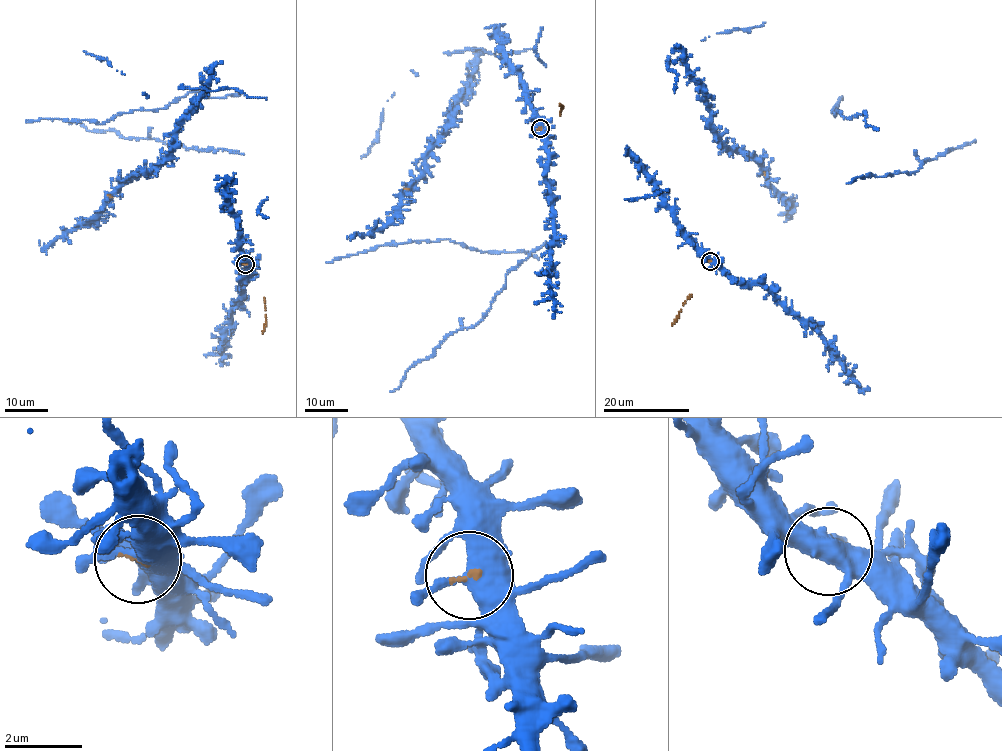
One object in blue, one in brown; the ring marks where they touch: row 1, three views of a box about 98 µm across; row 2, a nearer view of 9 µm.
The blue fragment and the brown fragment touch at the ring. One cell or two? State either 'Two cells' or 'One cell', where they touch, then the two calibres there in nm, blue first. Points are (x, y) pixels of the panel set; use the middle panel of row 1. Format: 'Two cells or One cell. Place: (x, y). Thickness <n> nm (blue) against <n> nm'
One cell. Place: (540, 128). Thickness 440 nm (blue) against 80 nm

